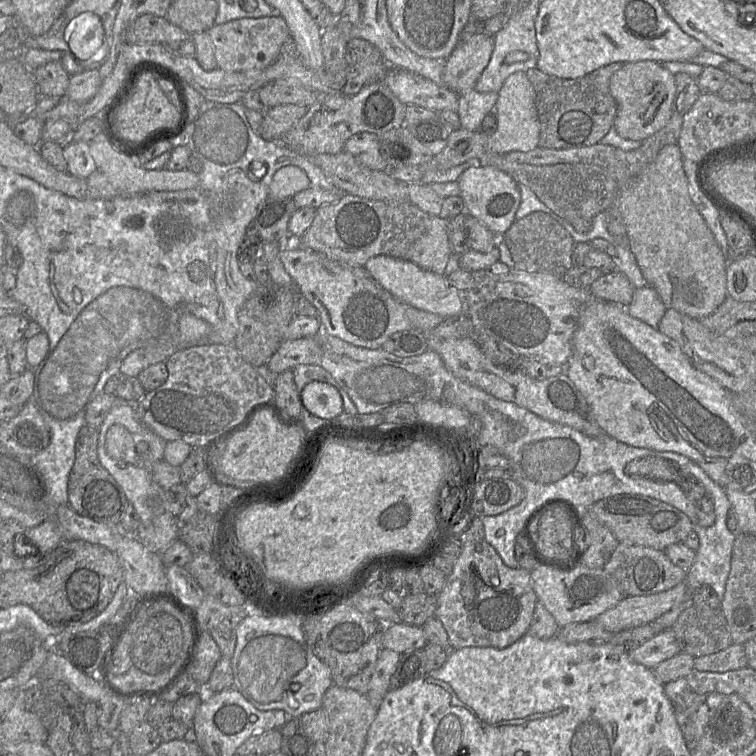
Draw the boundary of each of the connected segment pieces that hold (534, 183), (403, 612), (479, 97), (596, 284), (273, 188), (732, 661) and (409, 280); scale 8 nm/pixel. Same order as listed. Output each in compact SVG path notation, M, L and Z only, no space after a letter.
M686 73L675 75L675 85L676 93L669 122L661 130L643 140L641 146L635 150L623 151L600 143L569 149L537 147L529 152L513 151L505 155L485 153L478 161L475 160L475 163L503 171L518 184L527 186L543 204L568 221L580 233L589 231L594 218L599 213L607 211L609 233L623 245L628 245L626 230L617 210L618 190L648 167L663 147L677 144L684 115L701 95L697 78Z
M425 592L402 597L397 609L400 622L422 626L429 618L435 617L437 595L428 595Z
M473 89L458 95L461 128L468 131L479 130L485 115L495 110L498 93L482 93Z
M613 271L595 280L588 291L594 299L628 305L632 301L635 288L625 274Z
M296 166L279 169L269 185L270 198L292 198L298 192L310 188L307 174Z
M732 644L714 654L694 659L694 669L698 671L725 673L747 667L747 657L743 644Z
M387 255L371 257L365 264L365 270L398 301L417 309L437 314L443 318L456 317L466 312L466 302L462 292L450 286L445 275L438 275L422 269L411 261Z

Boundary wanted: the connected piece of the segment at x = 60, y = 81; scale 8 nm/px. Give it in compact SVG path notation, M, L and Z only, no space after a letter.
M59 61L48 62L33 70L41 97L61 97L66 94L70 75Z

